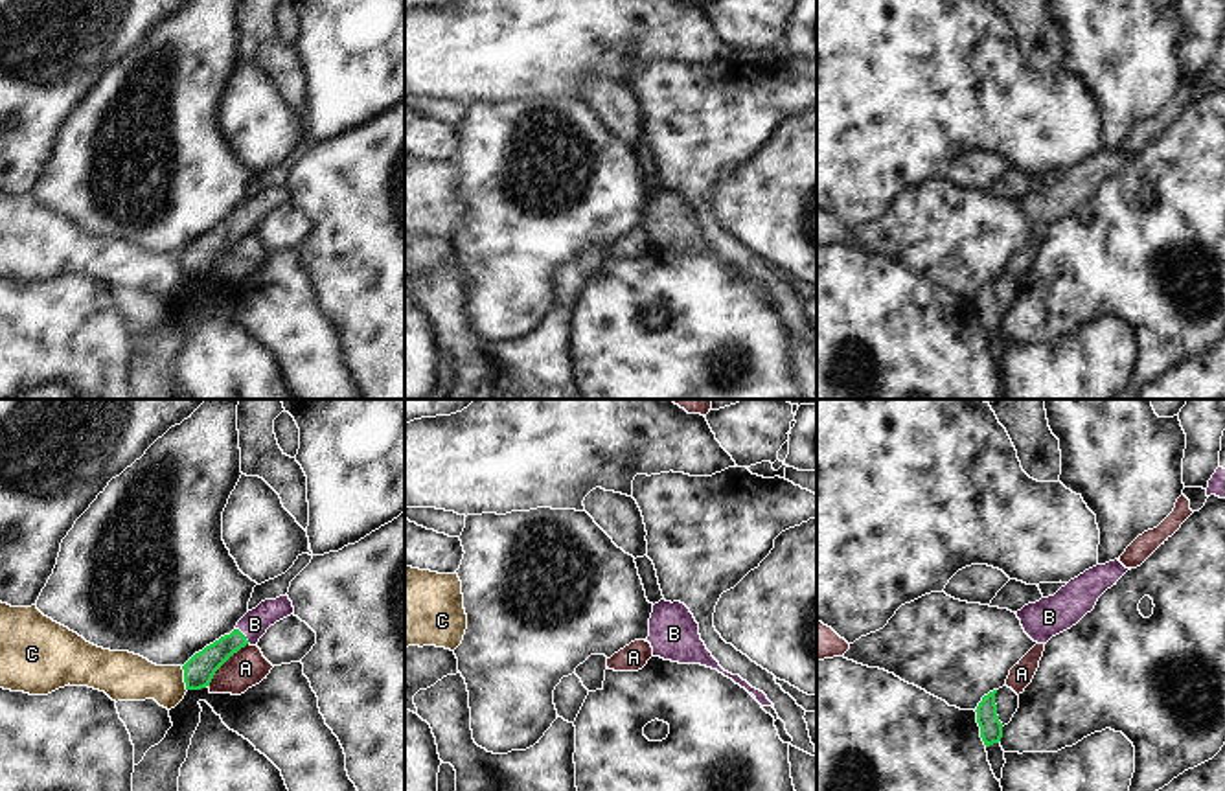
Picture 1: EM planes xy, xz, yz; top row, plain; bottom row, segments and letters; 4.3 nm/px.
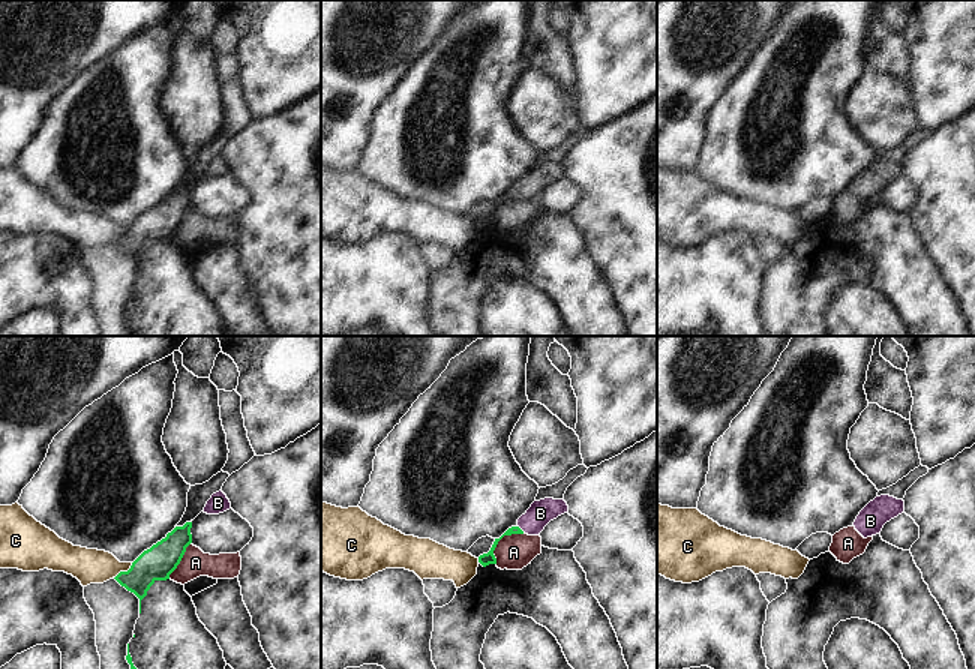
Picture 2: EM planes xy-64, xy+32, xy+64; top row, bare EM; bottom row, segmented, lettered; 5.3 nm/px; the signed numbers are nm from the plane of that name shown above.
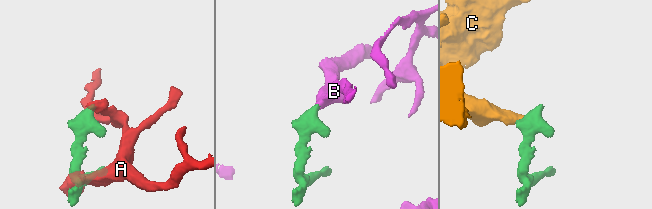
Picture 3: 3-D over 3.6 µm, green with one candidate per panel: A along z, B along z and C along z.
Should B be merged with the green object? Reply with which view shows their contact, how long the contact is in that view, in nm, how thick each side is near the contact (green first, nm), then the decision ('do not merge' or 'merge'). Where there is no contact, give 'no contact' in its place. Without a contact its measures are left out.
xy | 90 nm | 140/120 nm | merge

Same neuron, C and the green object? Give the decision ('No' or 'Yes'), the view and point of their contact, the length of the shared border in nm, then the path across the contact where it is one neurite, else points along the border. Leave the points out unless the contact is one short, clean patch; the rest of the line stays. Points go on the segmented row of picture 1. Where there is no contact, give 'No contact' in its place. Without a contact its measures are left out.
No. Touches green at xy (184, 679). Shared border 110 nm. Boundary: xy (181, 666), (186, 690).

